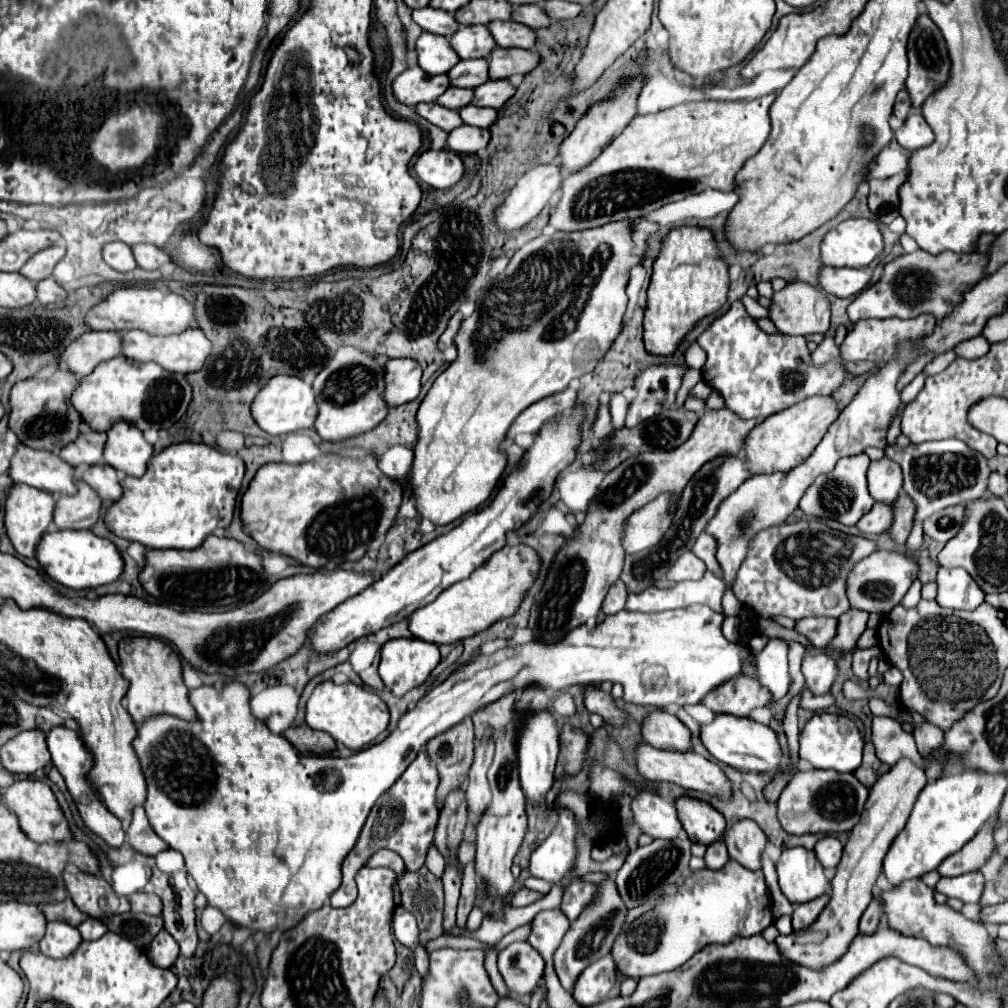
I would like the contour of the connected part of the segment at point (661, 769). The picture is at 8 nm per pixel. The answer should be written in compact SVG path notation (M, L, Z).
M641 744L637 748L637 768L647 780L659 780L659 782L673 782L685 790L697 790L703 794L717 796L723 802L729 802L733 798L733 786L727 774L711 760L695 754L695 752L665 752L665 750L655 750L649 744Z

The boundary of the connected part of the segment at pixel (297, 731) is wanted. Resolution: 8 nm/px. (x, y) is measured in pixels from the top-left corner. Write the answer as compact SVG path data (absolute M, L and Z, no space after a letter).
M291 726L283 732L283 736L303 754L323 754L335 750L335 742L329 734L309 726Z

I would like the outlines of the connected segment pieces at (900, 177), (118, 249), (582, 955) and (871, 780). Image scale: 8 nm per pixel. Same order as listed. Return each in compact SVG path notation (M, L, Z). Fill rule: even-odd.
M903 170L885 180L871 180L869 210L885 224L891 224L899 216L899 188L907 180L909 170Z
M123 242L105 244L103 246L103 260L111 268L115 268L119 272L129 272L129 270L137 268L137 262L135 262L135 258L131 254L131 248L127 244L123 244Z
M613 878L605 880L601 884L601 908L593 908L593 912L585 912L585 916L581 916L581 920L575 920L571 924L569 932L565 934L561 946L555 952L555 970L561 980L561 986L567 992L573 992L579 974L589 966L591 960L597 960L599 956L605 956L611 950L615 938L621 934L625 914L627 914L627 908L621 902L621 898L617 896Z
M871 742L865 744L865 750L863 750L863 762L861 766L855 770L855 776L867 786L871 788L879 776L883 776L885 772L889 770L887 764L883 764L877 756L875 756L875 748Z

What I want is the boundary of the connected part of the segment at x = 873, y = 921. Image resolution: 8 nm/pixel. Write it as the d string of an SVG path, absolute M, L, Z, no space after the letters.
M875 894L873 900L871 900L871 904L867 906L867 912L861 916L859 932L871 932L881 918L883 918L883 902L881 902L879 894Z

